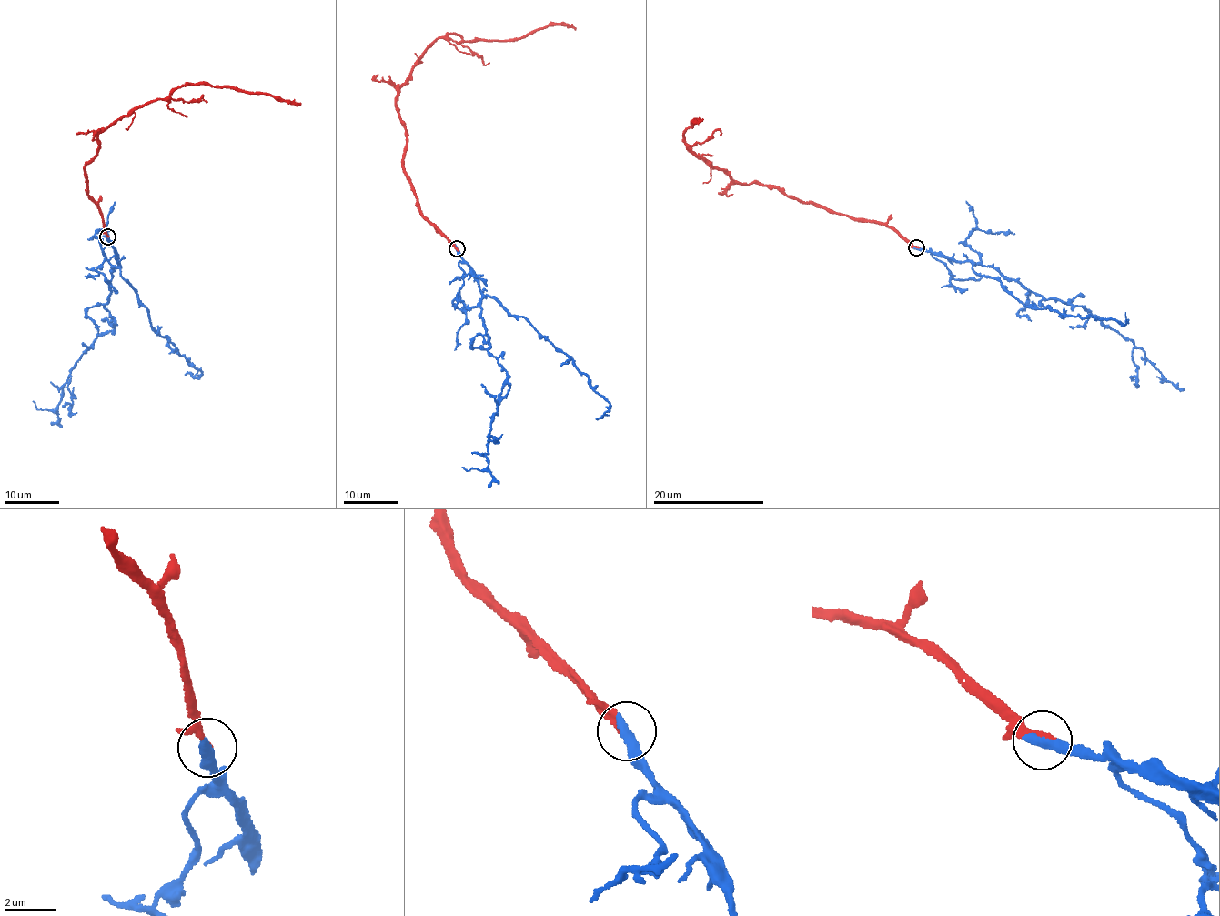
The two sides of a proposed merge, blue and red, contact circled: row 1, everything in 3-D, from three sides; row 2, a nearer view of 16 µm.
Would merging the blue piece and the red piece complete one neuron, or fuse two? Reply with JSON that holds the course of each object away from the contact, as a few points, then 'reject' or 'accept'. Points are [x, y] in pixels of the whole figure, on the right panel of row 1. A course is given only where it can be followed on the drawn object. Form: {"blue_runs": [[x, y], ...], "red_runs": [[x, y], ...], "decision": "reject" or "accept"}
{"blue_runs": [[916, 247], [945, 258], [993, 267], [1046, 298], [1086, 308], [1143, 351], [1164, 378], [1160, 383], [1156, 376]], "red_runs": [[916, 247], [880, 222], [832, 213], [767, 184], [734, 183], [690, 149], [683, 135], [703, 118]], "decision": "accept"}

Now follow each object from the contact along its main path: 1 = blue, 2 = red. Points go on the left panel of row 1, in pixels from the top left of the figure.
1: (107, 236), (118, 264), (104, 306), (113, 331), (75, 363), (60, 403), (39, 409), (33, 400)
2: (107, 236), (103, 215), (88, 196), (84, 170), (100, 143), (96, 133), (189, 84), (233, 86), (300, 102)

